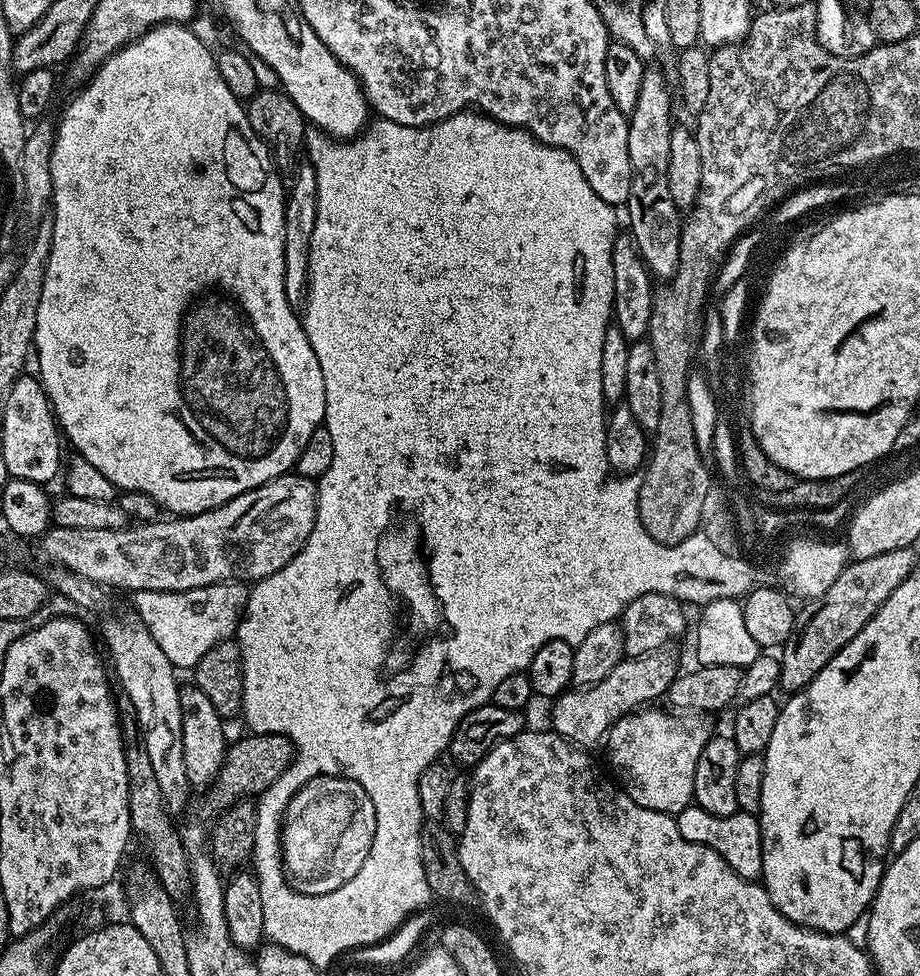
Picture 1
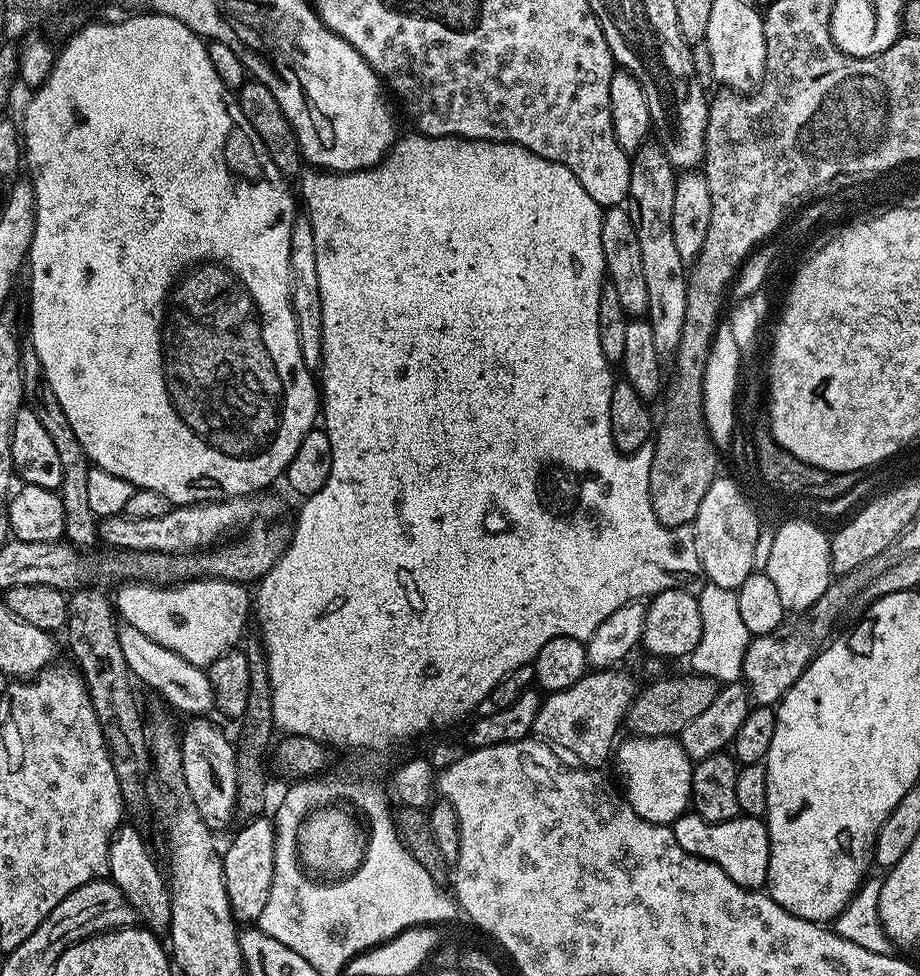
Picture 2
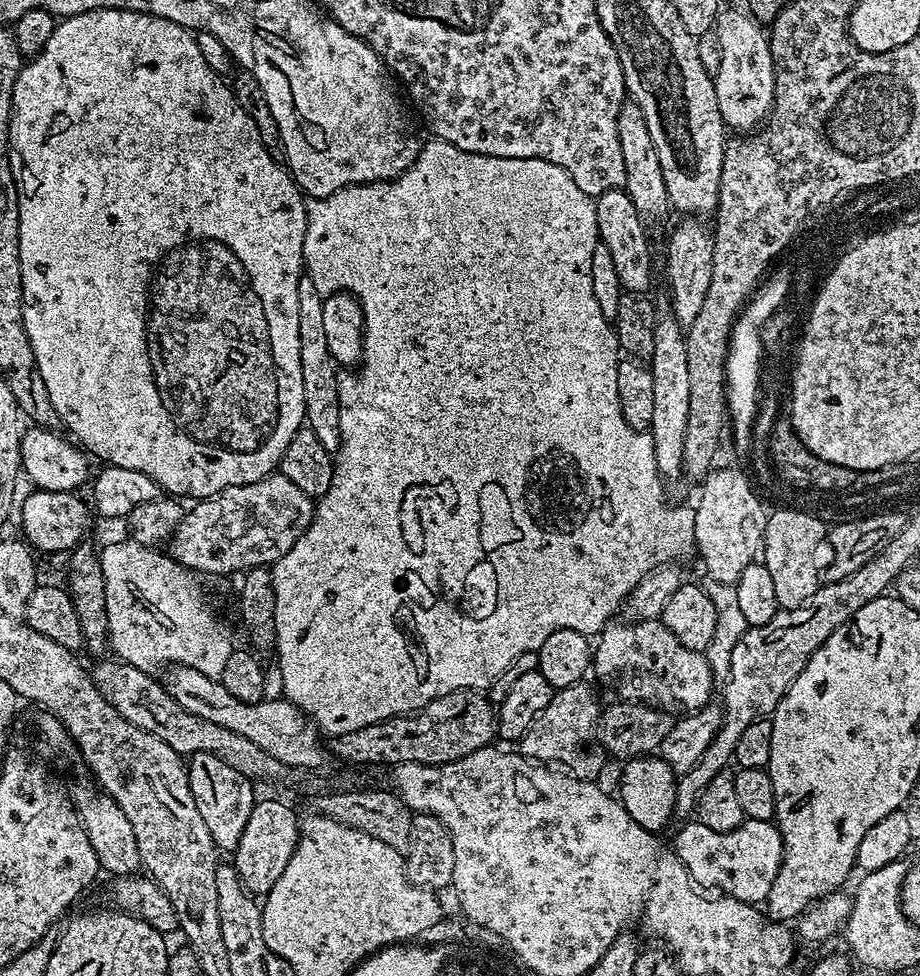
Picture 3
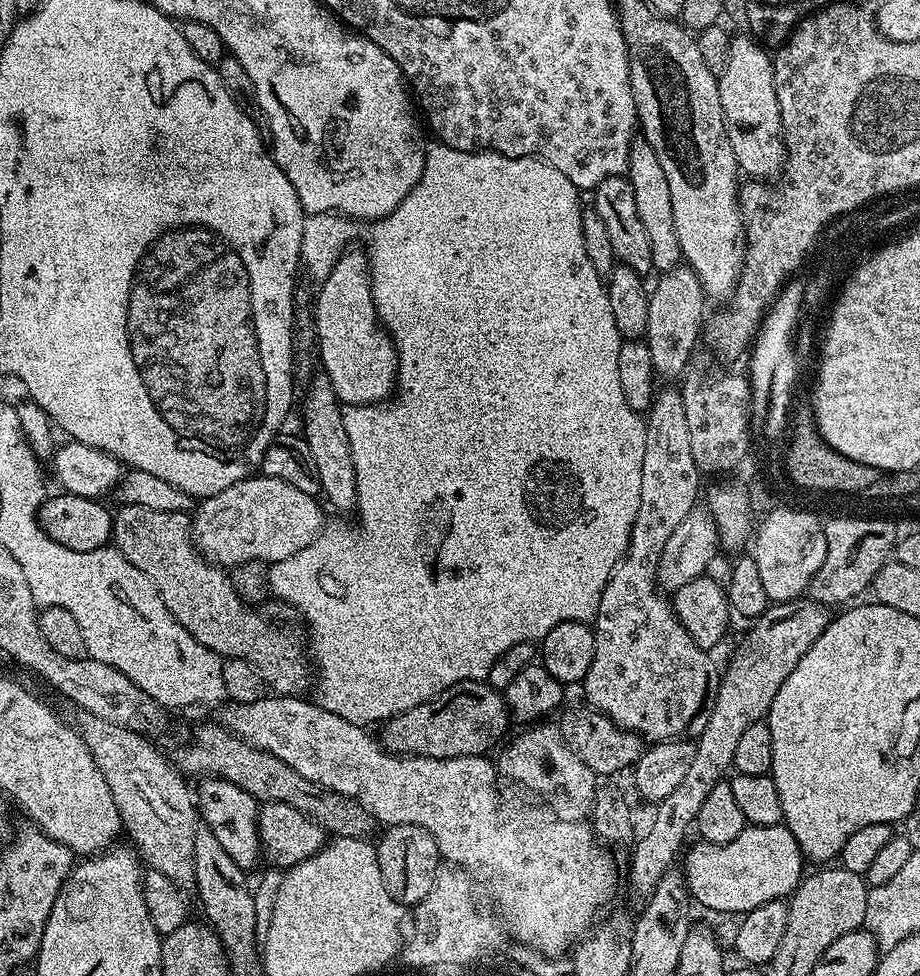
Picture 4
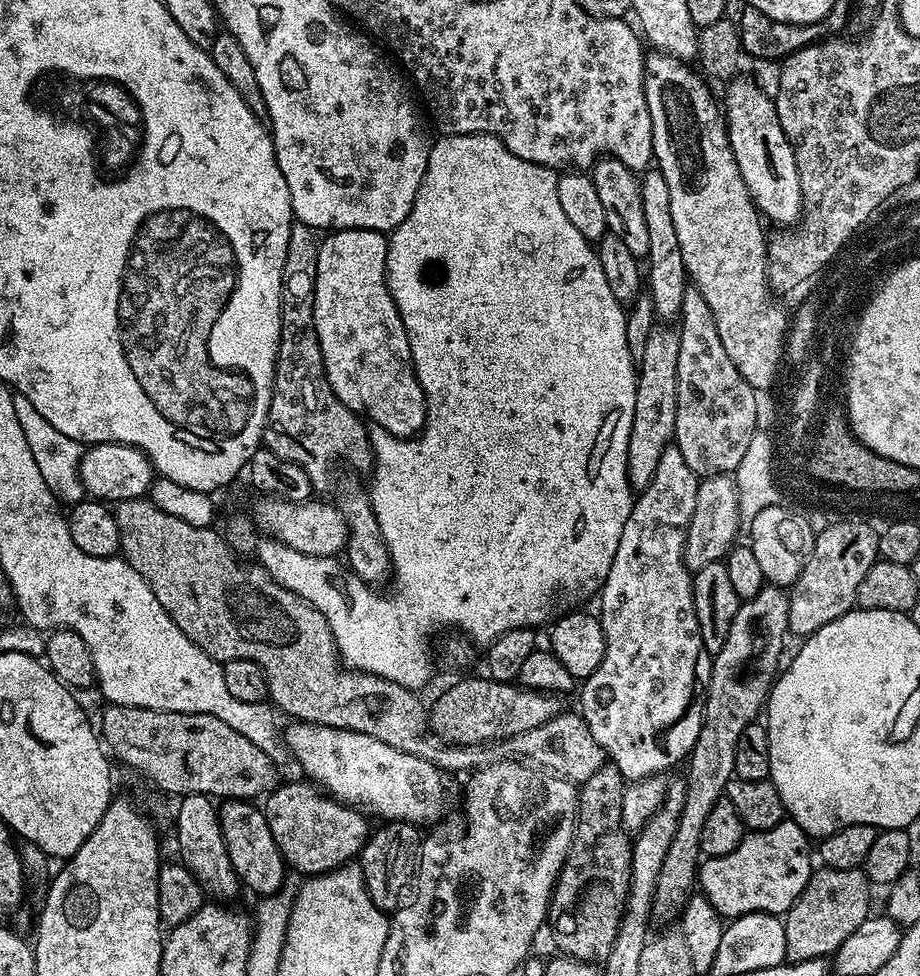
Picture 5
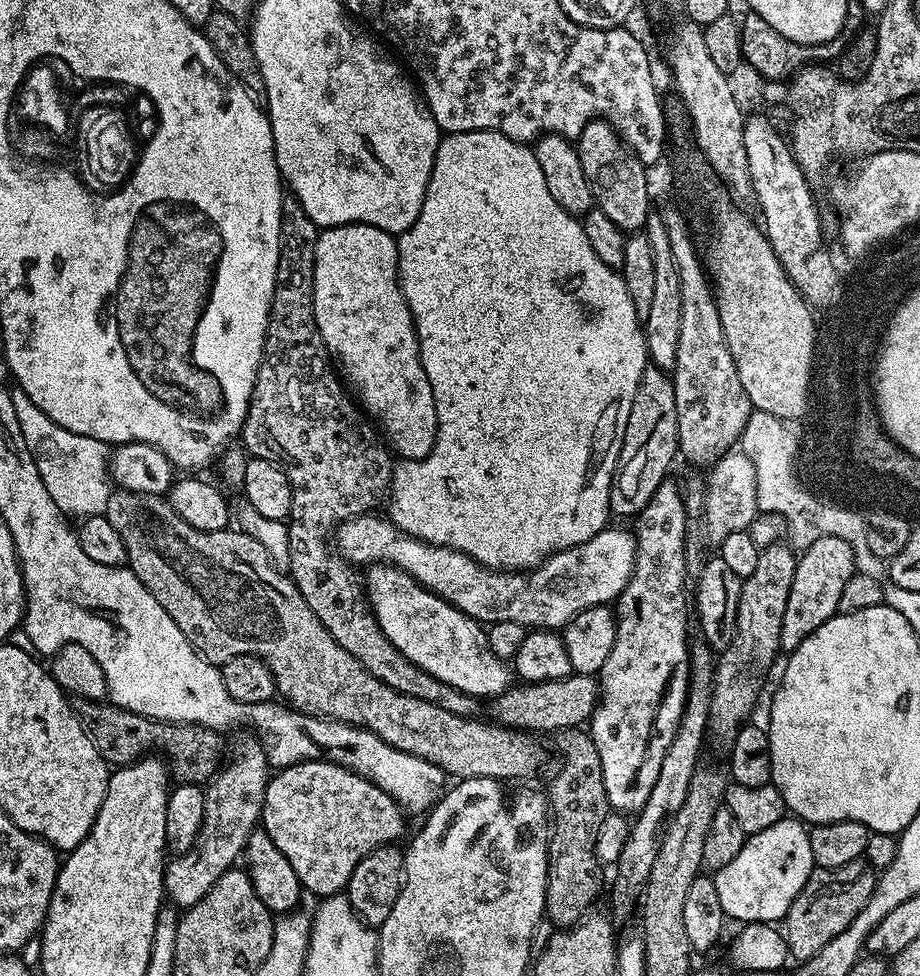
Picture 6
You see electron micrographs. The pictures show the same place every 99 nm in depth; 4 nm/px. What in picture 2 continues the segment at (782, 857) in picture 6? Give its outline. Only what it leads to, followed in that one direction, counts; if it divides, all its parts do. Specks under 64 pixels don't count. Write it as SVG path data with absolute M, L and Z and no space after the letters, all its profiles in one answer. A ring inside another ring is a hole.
M685 814L679 816L670 827L682 850L686 850L691 856L714 862L722 870L726 870L726 874L730 874L730 878L734 878L738 886L760 890L767 885L770 838L767 823L761 817L741 814L732 820L712 824L701 816Z

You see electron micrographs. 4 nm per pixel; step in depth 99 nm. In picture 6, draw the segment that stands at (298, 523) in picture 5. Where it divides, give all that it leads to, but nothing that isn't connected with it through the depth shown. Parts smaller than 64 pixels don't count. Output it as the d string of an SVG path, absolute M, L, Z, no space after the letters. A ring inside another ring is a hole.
M380 514L356 516L337 527L334 533L334 544L340 555L353 566L392 564L396 568L401 568L402 571L410 573L428 591L436 593L467 616L473 616L475 620L485 625L518 622L529 630L563 630L575 616L582 614L582 610L599 604L608 606L615 602L622 594L626 582L630 582L636 561L635 535L629 529L627 532L624 528L609 526L590 542L556 552L534 568L519 572L505 572L488 568L464 552L444 548L441 544L428 544L424 540L414 538L397 528L391 519L376 515Z

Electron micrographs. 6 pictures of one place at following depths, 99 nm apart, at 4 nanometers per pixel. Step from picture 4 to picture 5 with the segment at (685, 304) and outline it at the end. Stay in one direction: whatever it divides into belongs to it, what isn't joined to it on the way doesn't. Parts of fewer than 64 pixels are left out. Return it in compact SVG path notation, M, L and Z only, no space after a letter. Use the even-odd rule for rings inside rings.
M657 326L652 329L650 338L646 338L646 350L638 357L636 374L636 397L634 398L634 422L630 430L628 447L628 483L633 489L643 490L654 478L654 469L658 467L658 458L662 450L669 447L676 430L676 391L678 390L678 342L679 331L672 326Z

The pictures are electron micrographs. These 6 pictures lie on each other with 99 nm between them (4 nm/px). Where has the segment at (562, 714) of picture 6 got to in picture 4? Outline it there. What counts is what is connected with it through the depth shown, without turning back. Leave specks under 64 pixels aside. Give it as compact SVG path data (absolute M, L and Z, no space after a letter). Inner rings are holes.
M463 680L438 693L433 700L414 706L405 712L383 721L384 728L378 733L383 751L394 756L421 756L435 760L449 760L459 756L482 756L491 753L491 748L508 732L510 713L508 703L497 689L483 680Z

